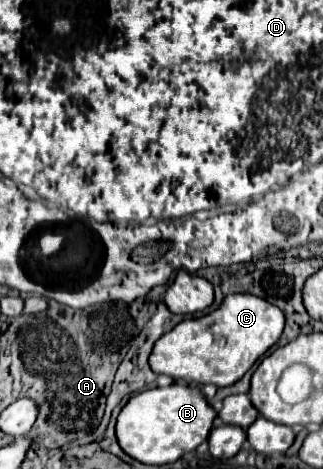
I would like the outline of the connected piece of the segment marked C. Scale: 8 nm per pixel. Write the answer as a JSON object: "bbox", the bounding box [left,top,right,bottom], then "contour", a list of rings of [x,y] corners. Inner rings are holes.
{"bbox":[149,293,285,387],"contour":[[[239,293],[227,295],[219,309],[199,319],[185,319],[175,329],[165,333],[153,347],[149,365],[157,375],[171,377],[173,383],[185,383],[201,387],[213,383],[227,387],[237,383],[255,361],[271,349],[285,329],[285,315],[277,305],[263,301],[261,297]],[[215,331],[221,333],[215,337]]]}

